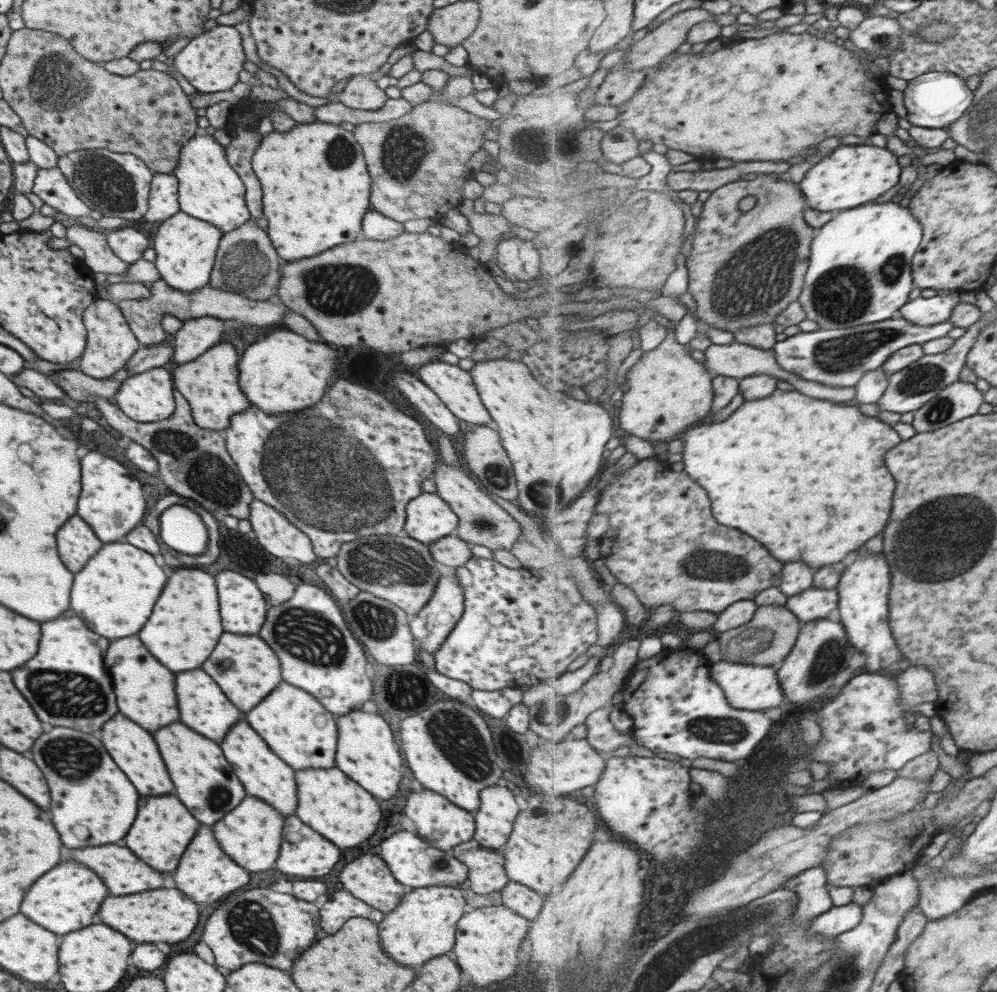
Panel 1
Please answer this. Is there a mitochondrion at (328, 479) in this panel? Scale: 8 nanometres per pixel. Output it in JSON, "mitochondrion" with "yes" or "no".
{"mitochondrion":"yes"}

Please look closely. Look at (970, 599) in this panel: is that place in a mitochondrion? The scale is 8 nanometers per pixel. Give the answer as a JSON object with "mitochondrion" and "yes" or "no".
{"mitochondrion":"no"}

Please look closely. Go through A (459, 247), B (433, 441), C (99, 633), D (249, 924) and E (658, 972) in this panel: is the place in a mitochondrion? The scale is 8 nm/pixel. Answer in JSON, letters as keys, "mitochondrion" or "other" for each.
{"A":"other","B":"other","C":"other","D":"mitochondrion","E":"mitochondrion"}

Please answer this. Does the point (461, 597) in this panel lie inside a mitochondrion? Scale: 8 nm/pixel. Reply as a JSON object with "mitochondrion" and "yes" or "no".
{"mitochondrion":"no"}

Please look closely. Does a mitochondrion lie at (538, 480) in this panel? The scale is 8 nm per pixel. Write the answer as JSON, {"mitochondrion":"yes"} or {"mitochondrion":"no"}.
{"mitochondrion":"yes"}

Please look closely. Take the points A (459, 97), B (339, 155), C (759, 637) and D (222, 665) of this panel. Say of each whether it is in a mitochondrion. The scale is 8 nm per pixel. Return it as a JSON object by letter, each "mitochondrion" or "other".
{"A":"other","B":"mitochondrion","C":"mitochondrion","D":"mitochondrion"}

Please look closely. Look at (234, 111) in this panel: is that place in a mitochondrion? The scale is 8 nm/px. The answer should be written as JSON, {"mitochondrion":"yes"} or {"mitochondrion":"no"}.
{"mitochondrion":"no"}

